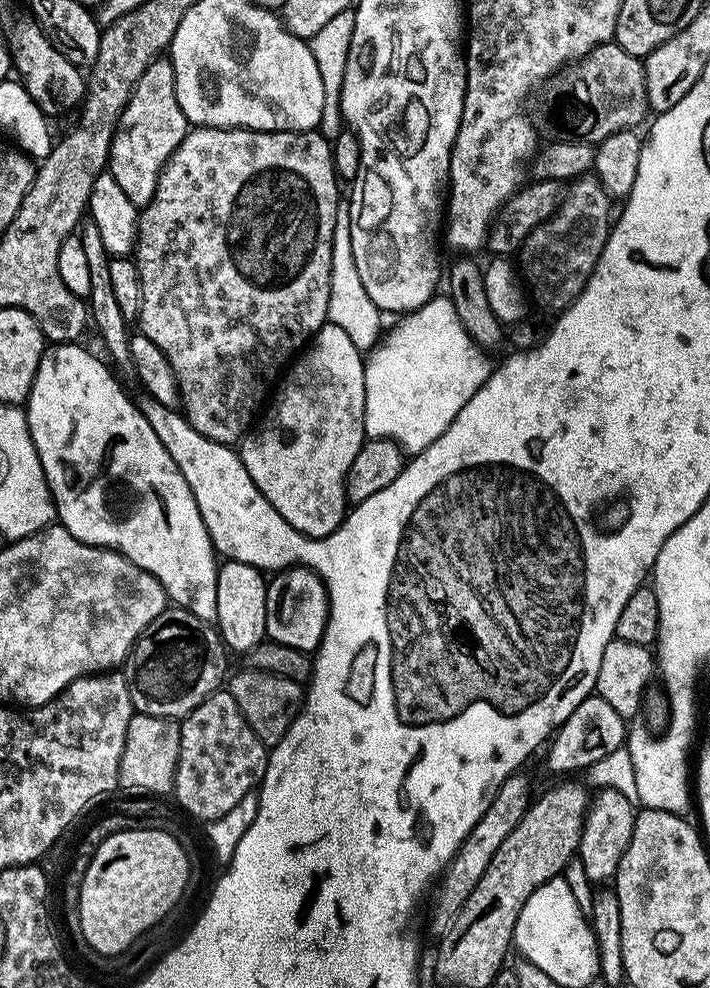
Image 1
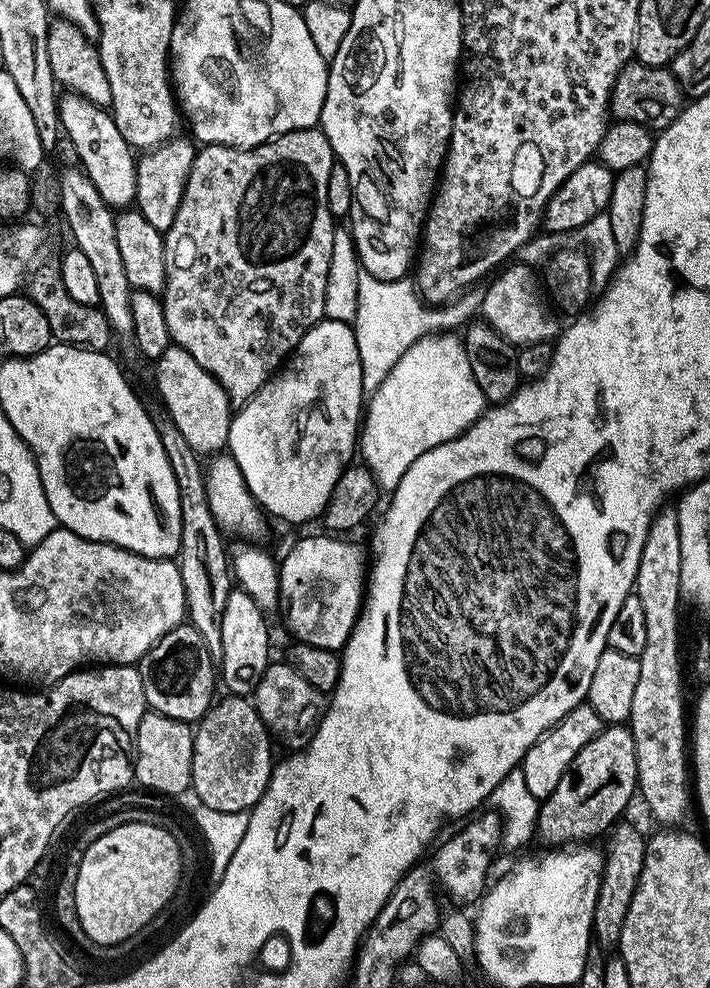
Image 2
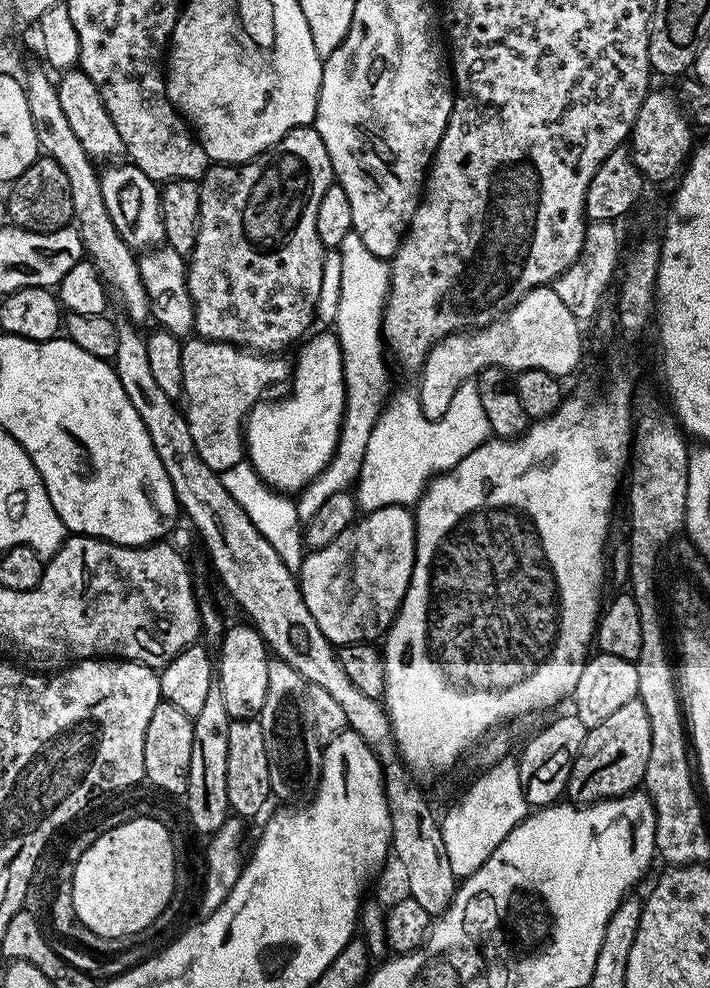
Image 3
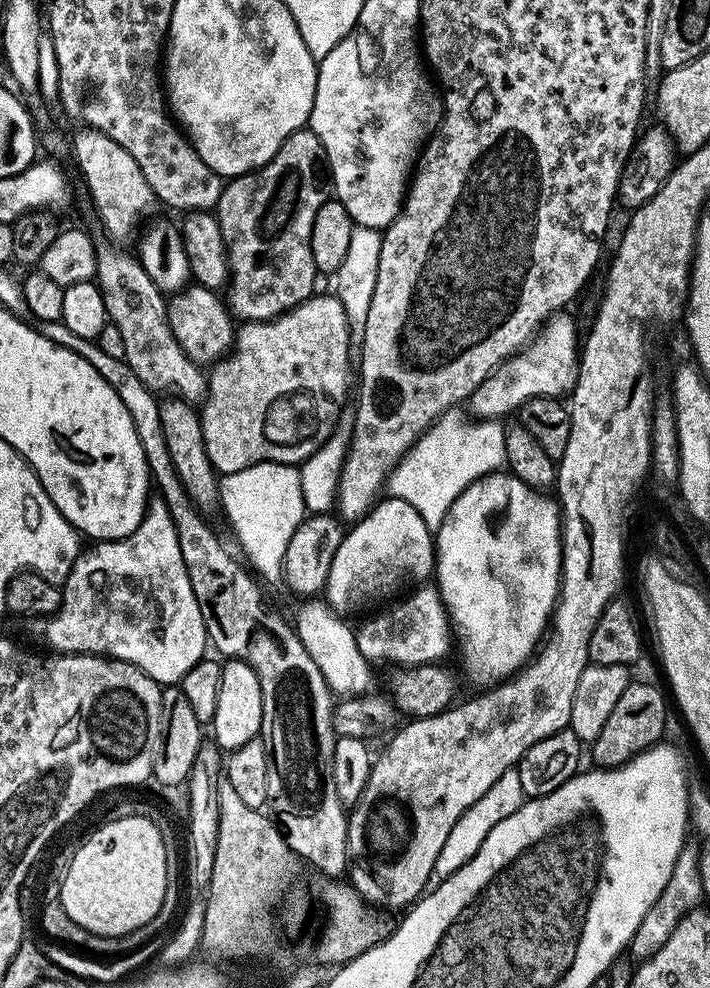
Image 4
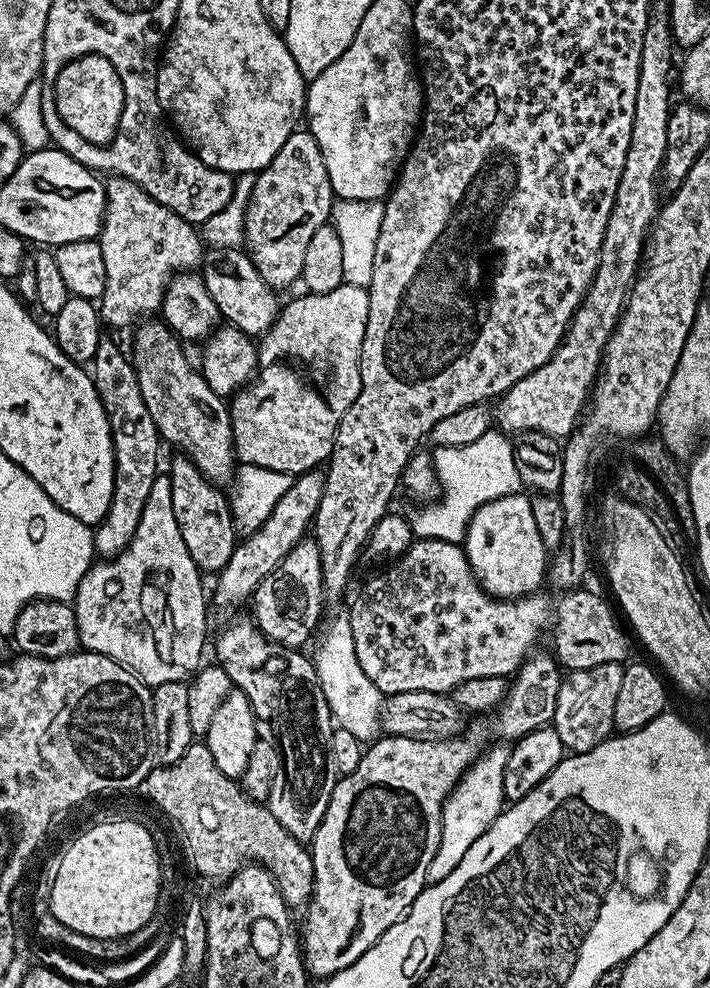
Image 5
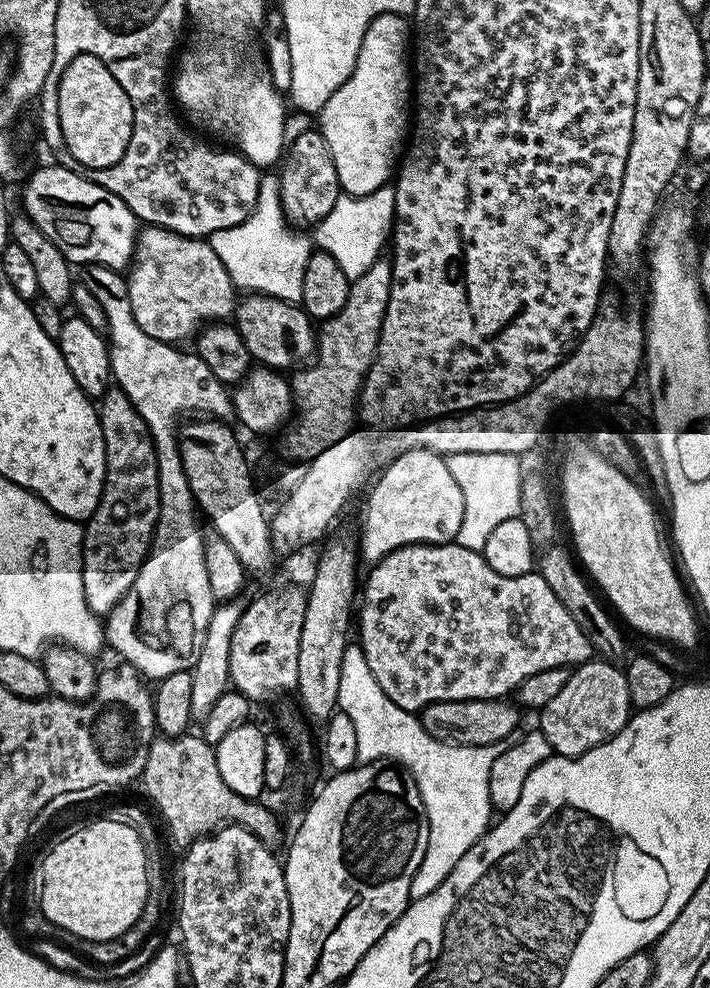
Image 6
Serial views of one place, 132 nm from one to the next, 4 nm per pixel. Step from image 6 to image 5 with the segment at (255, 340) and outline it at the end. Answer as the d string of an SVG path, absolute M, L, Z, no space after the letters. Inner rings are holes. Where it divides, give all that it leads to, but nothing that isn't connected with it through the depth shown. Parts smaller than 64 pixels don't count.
M240 248L215 249L203 261L202 275L210 298L214 298L214 306L218 306L221 317L231 327L242 330L253 338L259 338L275 324L282 300L276 297L279 296L277 289L269 286L262 278L262 274L258 274L247 251Z

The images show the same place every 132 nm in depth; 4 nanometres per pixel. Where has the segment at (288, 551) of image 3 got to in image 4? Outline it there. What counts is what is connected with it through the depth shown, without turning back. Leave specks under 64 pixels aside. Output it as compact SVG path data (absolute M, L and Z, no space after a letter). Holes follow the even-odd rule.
M264 461L247 467L245 470L225 473L220 479L220 506L223 506L226 518L248 560L253 571L272 583L283 581L286 550L294 531L307 515L307 508L302 500L301 474L295 465L270 463ZM308 598L301 604L304 605L301 606L296 620L294 619L294 627L302 646L306 646L310 658L318 662L318 670L322 670L328 687L340 698L356 698L367 693L373 669L362 654L362 650L358 650L353 625L348 625L344 621L347 619L333 608L329 608L323 599Z

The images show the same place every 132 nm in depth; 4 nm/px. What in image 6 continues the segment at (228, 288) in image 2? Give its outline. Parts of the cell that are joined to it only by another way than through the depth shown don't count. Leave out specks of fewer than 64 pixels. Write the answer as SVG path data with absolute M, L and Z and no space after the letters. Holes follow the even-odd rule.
M319 130L300 132L293 140L291 137L282 157L282 163L279 165L278 175L280 177L280 205L284 211L285 220L292 226L319 224L322 218L326 218L326 214L330 214L334 202L342 194L332 155Z

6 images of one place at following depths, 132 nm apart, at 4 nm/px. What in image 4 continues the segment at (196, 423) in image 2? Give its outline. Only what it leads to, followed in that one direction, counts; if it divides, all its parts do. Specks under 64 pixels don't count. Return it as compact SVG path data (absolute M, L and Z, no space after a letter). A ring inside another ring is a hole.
M313 294L306 302L294 306L289 312L282 313L275 320L249 320L241 323L236 328L236 338L232 342L232 351L223 360L216 361L211 365L206 376L206 391L199 409L200 421L202 422L202 438L206 438L206 454L210 454L210 462L215 466L217 473L245 470L256 463L268 461L270 463L284 463L299 466L336 428L342 415L340 403L348 396L348 387L354 384L354 337L352 328L348 325L346 310L342 308L342 302L335 294L320 296Z

